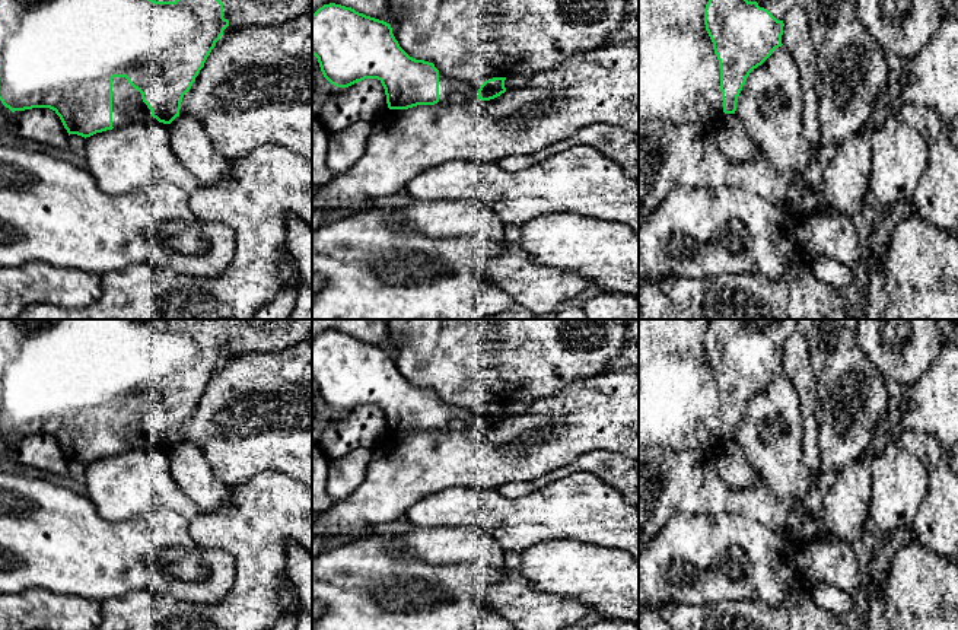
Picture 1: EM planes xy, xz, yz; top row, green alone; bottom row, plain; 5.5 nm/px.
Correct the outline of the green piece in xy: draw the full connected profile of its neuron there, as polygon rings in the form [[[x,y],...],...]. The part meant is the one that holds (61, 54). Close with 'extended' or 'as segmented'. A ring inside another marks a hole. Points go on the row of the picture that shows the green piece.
[[[0,0],[0,101],[12,112],[50,108],[70,134],[90,137],[130,122],[156,118],[171,124],[179,117],[184,95],[191,89],[222,35],[252,25],[280,25],[312,7],[312,0]]]; extended

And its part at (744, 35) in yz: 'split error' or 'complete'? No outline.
split error

